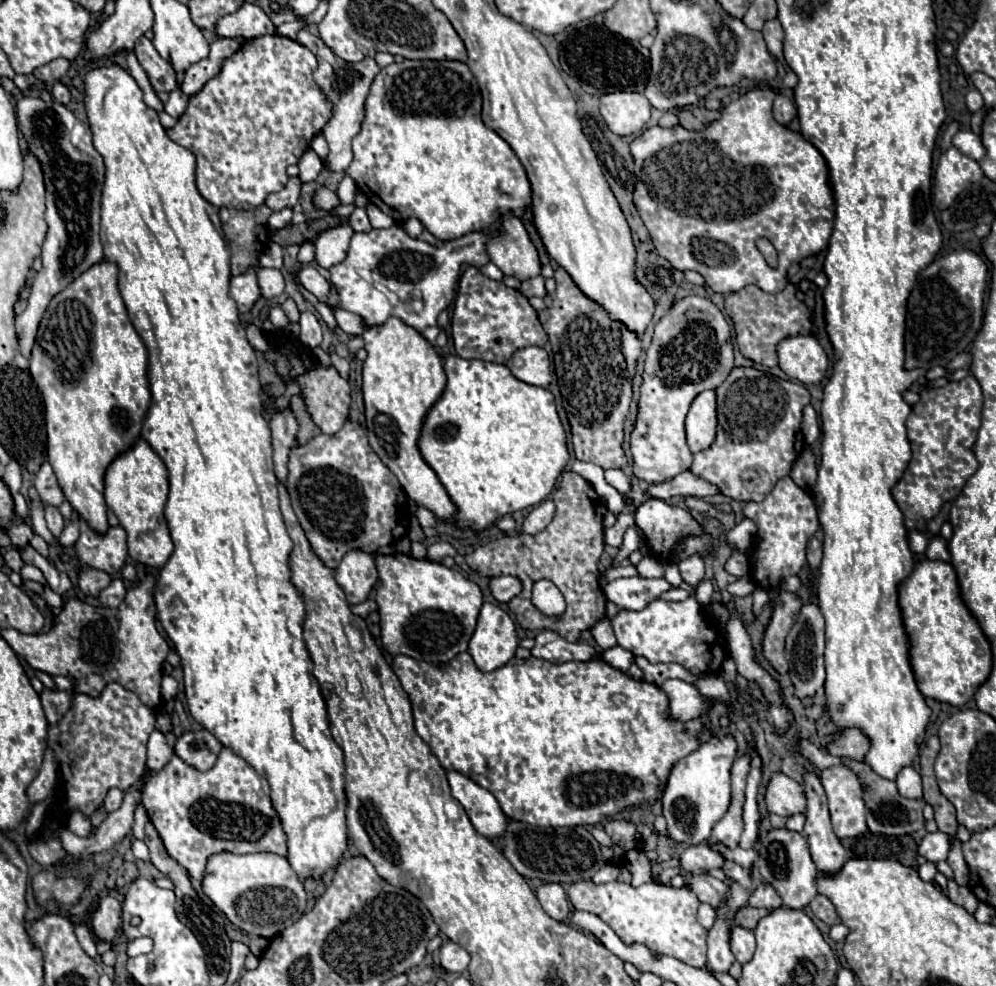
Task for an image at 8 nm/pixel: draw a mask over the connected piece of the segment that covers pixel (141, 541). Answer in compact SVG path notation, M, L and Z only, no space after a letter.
M137 439L137 443L131 449L117 455L107 467L105 499L117 515L121 527L127 531L129 557L153 569L161 569L173 553L173 541L169 537L169 529L163 517L168 491L169 481L165 463L161 461L161 457L157 457L157 453L153 453L151 445L143 439Z

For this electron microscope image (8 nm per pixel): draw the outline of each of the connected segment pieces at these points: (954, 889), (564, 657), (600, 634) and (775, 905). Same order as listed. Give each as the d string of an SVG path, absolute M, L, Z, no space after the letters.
M949 879L947 889L949 889L949 899L951 899L953 903L965 907L969 913L975 913L975 911L977 911L979 899L975 897L975 893L973 893L969 887L959 887L953 879Z
M545 629L539 631L539 635L535 637L535 647L531 649L531 655L553 663L561 663L561 661L591 661L597 657L597 651L581 641L569 643L555 631Z
M605 617L605 619L601 619L601 621L597 621L597 623L593 625L591 633L593 633L593 637L595 637L597 645L599 645L603 651L605 651L605 649L609 649L609 647L613 647L613 645L617 643L615 633L613 633L613 627L611 627L611 621L609 621L607 617Z
M763 883L753 891L749 905L751 907L765 907L765 909L779 909L783 903L781 903L781 897L773 891L773 887L769 883Z

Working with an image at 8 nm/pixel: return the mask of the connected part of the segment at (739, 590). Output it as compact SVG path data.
M748 576L740 578L736 582L729 584L727 590L733 596L745 597L751 594L756 587L755 582L752 581L753 579Z

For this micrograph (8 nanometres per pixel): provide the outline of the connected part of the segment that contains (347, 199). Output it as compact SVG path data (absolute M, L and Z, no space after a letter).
M345 175L343 181L341 181L341 185L339 185L339 189L337 189L337 195L339 195L339 199L341 199L341 205L353 203L355 197L357 197L357 193L359 193L359 189L357 189L355 181L353 181L349 175Z

